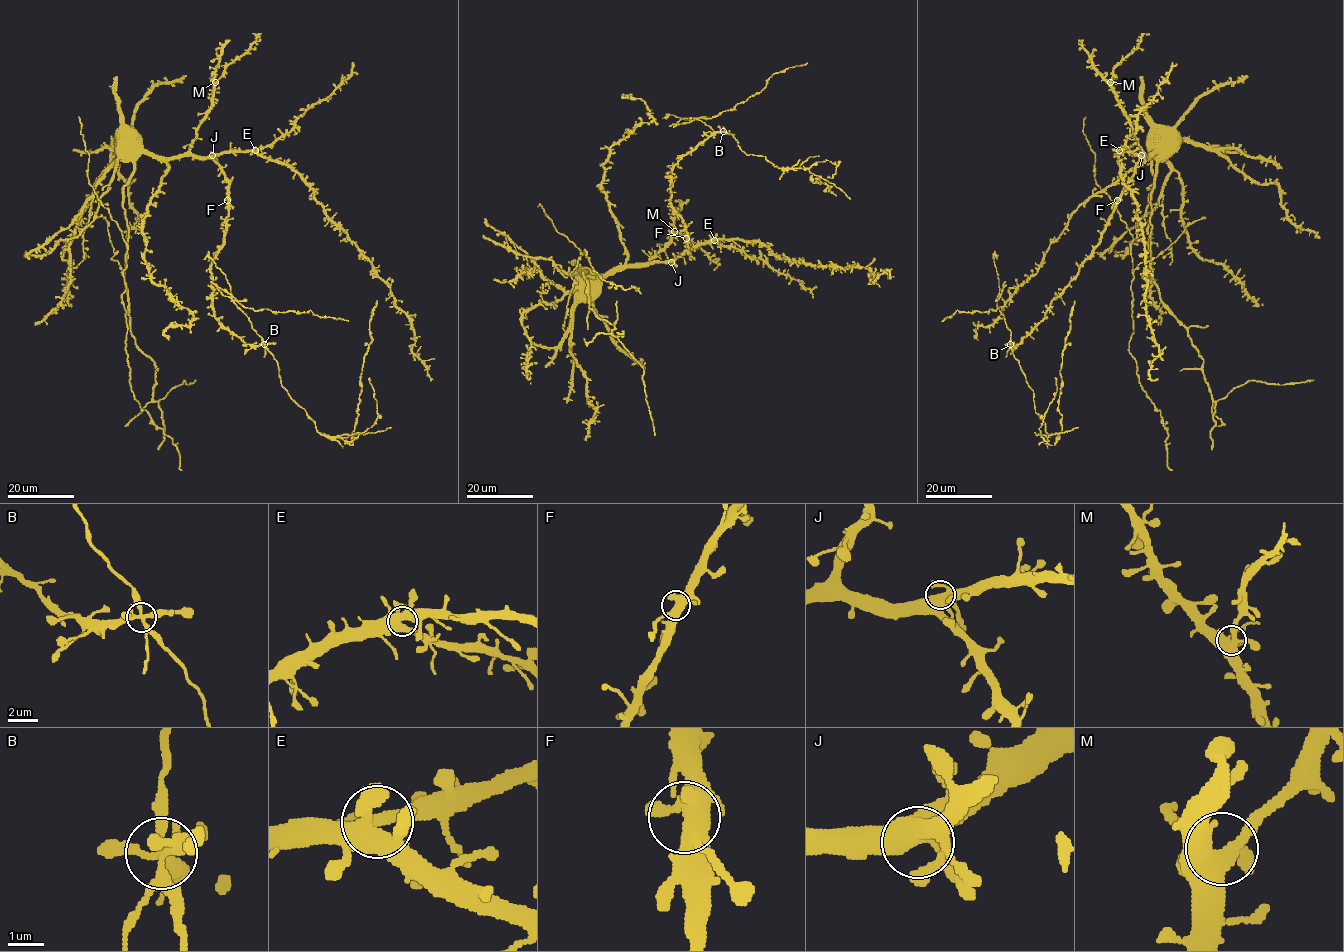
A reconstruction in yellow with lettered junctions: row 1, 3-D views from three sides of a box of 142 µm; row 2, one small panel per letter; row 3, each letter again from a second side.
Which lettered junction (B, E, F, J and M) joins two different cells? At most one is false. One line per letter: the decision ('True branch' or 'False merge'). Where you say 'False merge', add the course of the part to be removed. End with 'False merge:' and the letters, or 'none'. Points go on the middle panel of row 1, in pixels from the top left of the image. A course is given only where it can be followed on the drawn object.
B: False merge. Course of the part to remove: (723, 131), (730, 134), (748, 155), (764, 156), (780, 167), (807, 168), (813, 182), (820, 181), (836, 196)
E: True branch
F: True branch
J: True branch
M: True branch
False merge: B

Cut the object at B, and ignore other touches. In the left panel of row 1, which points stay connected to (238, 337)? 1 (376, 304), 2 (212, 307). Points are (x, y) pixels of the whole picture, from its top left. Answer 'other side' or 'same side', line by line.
1: other side
2: same side

